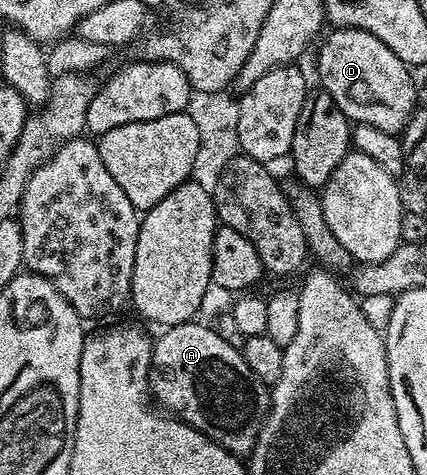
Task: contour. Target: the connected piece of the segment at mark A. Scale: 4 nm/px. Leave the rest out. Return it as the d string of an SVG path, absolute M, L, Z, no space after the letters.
M189 322L165 327L156 340L152 352L150 348L150 392L169 408L184 423L196 428L204 436L209 436L218 446L222 446L235 456L247 458L252 455L252 448L264 425L268 414L270 392L267 387L258 387L256 375L246 366L244 354L240 348L230 346L216 333L215 327Z

